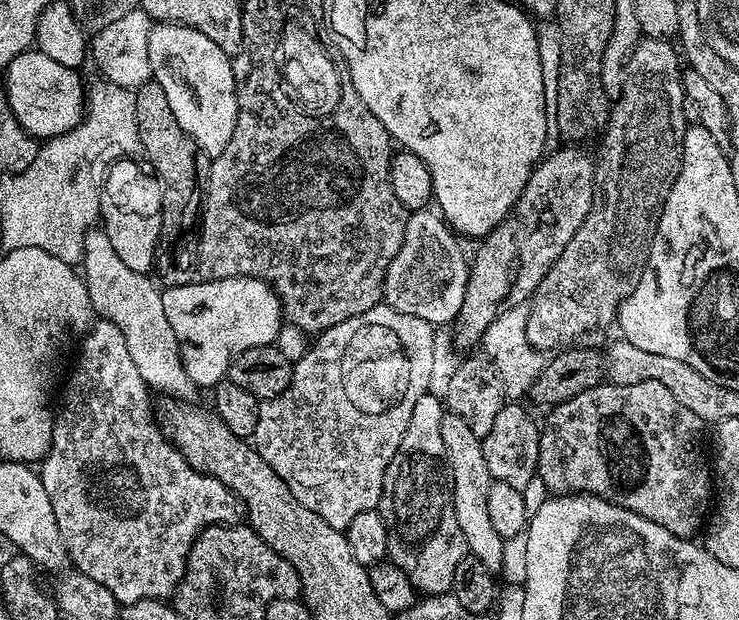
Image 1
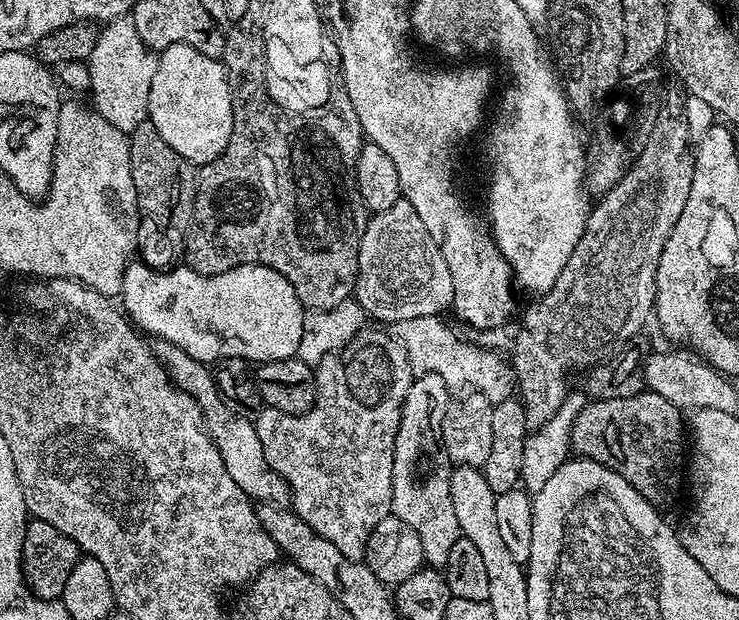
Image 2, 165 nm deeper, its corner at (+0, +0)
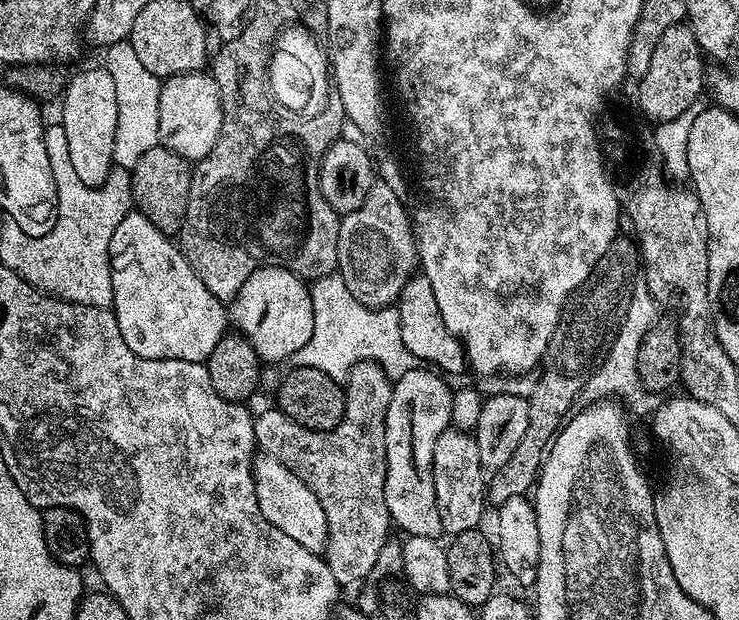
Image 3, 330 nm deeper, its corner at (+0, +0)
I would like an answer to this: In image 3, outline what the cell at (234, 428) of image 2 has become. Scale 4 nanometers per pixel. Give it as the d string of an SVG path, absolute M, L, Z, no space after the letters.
M260 454L253 459L252 473L254 486L258 494L258 510L262 510L262 518L270 522L270 526L278 526L282 534L294 538L294 542L306 546L306 550L323 553L328 547L328 527L326 526L326 510L322 510L322 502L318 502L318 494L298 478L278 458Z

